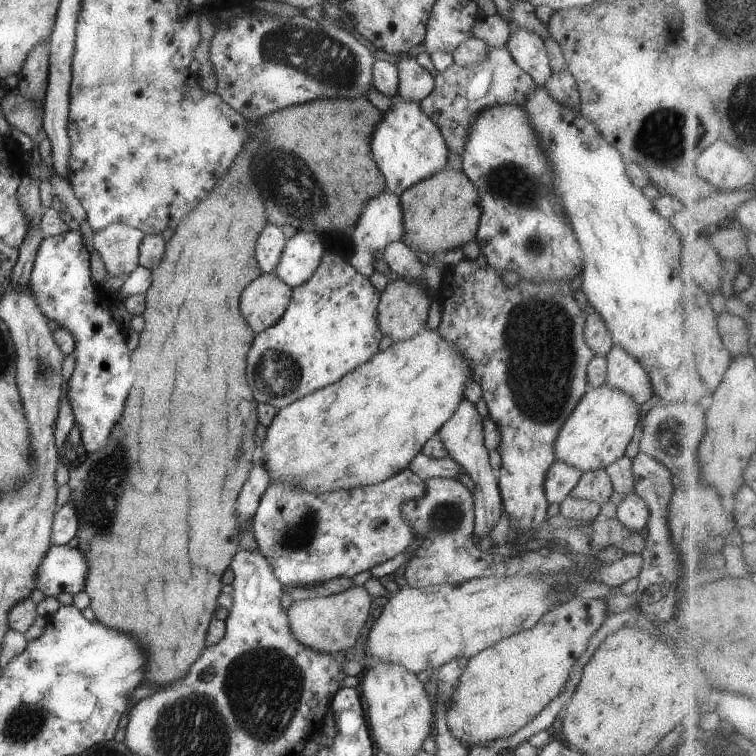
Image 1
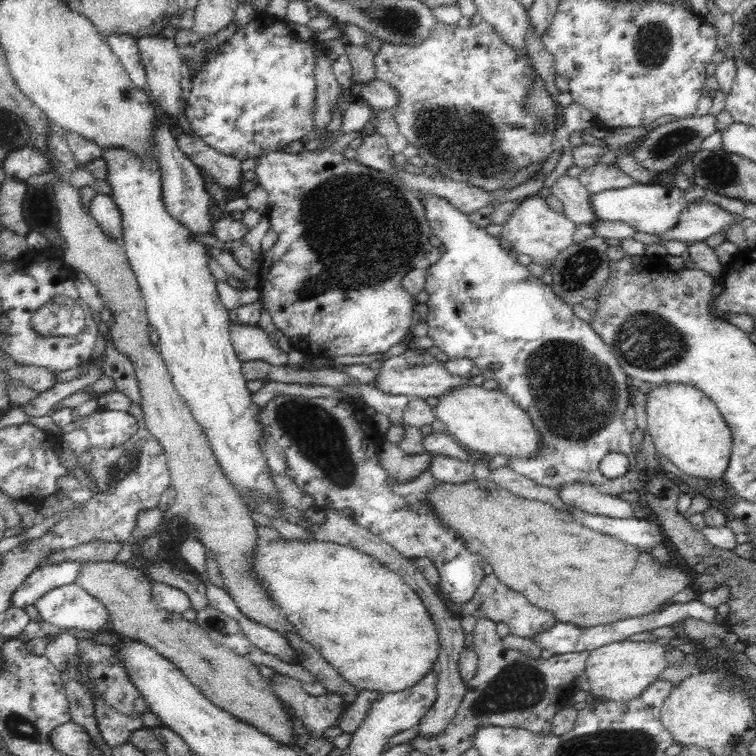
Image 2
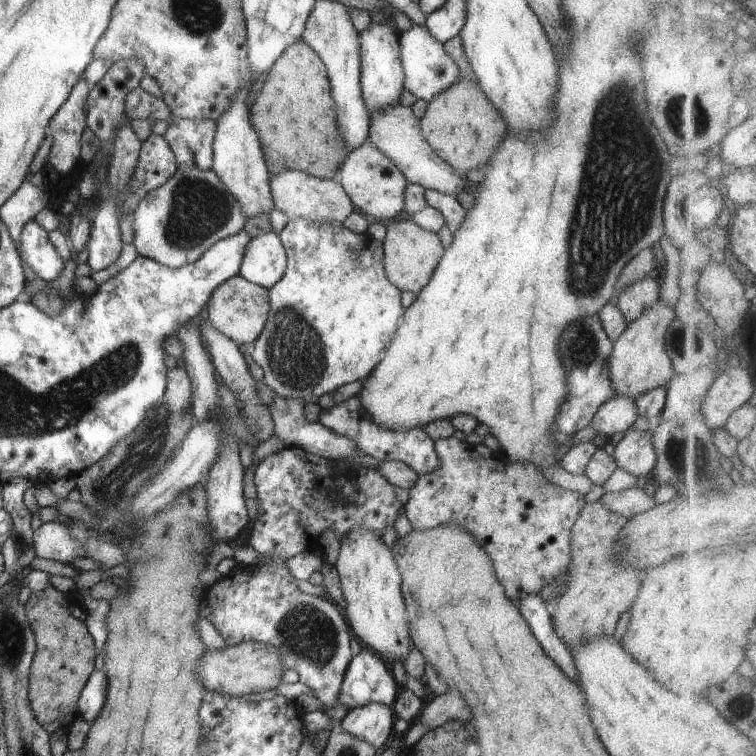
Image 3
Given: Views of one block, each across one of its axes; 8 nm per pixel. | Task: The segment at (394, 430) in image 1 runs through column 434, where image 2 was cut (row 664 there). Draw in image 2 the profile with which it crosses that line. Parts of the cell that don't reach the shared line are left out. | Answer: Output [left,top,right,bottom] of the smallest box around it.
[251,539,439,692]

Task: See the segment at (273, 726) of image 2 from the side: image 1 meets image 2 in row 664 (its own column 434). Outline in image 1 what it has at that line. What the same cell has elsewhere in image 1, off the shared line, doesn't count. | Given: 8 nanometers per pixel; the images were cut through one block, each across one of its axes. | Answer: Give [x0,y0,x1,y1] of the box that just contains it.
[399,164,482,257]

